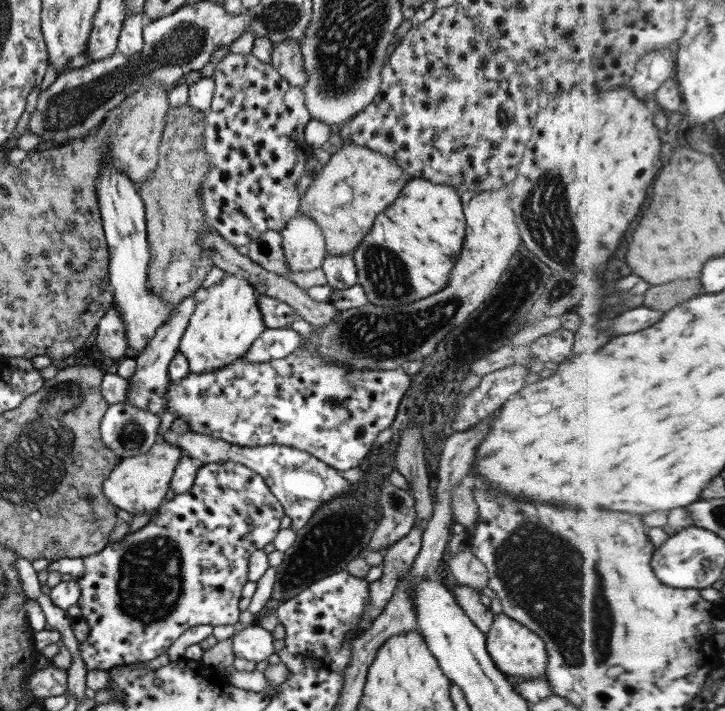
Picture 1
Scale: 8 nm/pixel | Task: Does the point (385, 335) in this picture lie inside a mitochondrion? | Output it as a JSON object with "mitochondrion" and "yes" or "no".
{"mitochondrion":"yes"}

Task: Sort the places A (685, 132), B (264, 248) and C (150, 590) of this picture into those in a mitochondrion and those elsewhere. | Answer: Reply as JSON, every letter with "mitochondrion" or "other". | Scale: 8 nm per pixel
{"A":"other","B":"other","C":"mitochondrion"}

